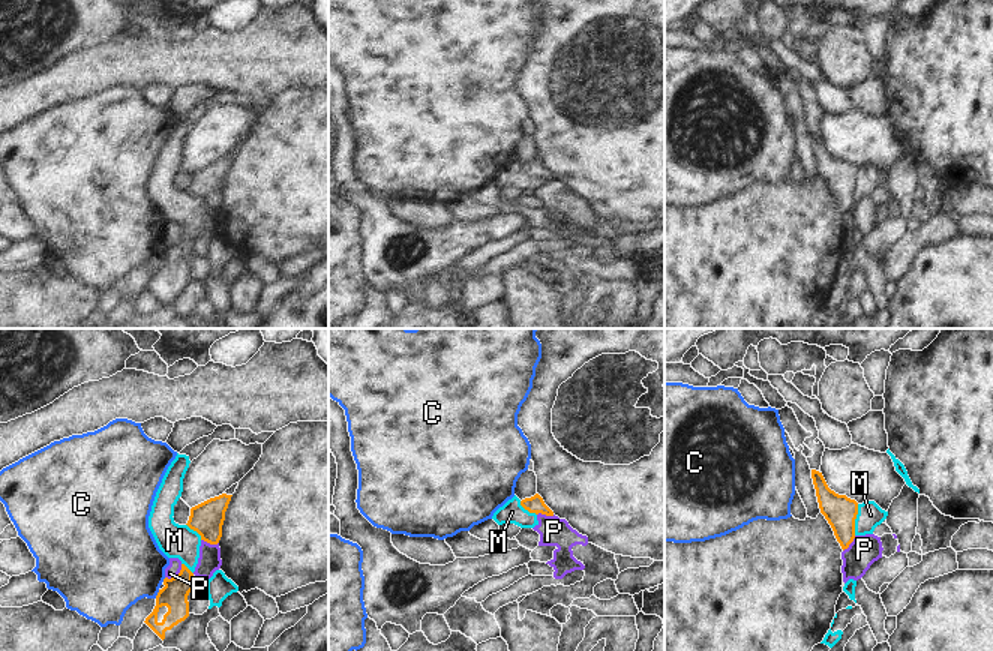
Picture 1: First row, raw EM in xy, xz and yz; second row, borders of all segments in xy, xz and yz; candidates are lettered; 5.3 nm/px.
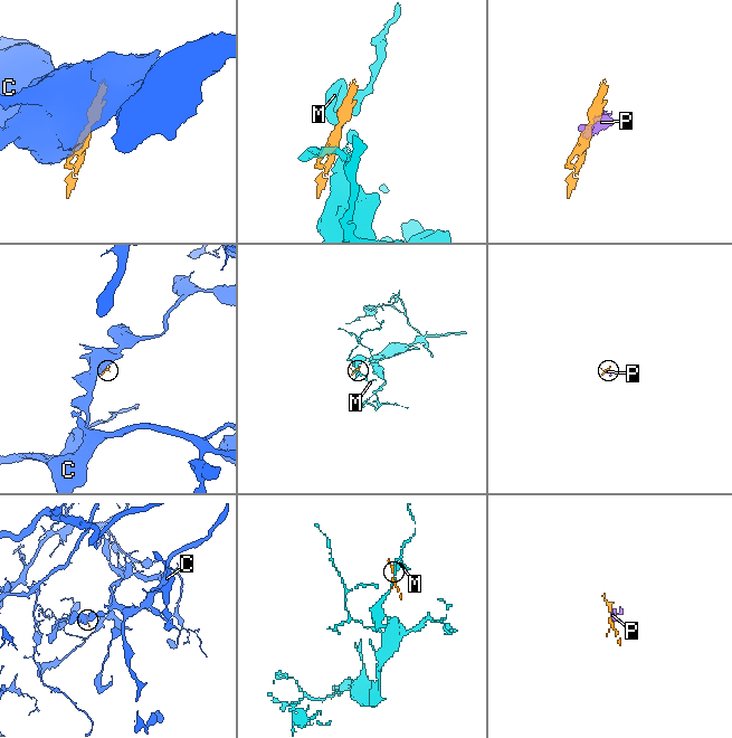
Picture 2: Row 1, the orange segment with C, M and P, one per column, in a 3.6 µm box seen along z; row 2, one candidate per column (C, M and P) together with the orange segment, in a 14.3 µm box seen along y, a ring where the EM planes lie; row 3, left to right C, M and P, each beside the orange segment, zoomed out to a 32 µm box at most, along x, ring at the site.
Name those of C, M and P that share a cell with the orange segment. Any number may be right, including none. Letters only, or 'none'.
none

